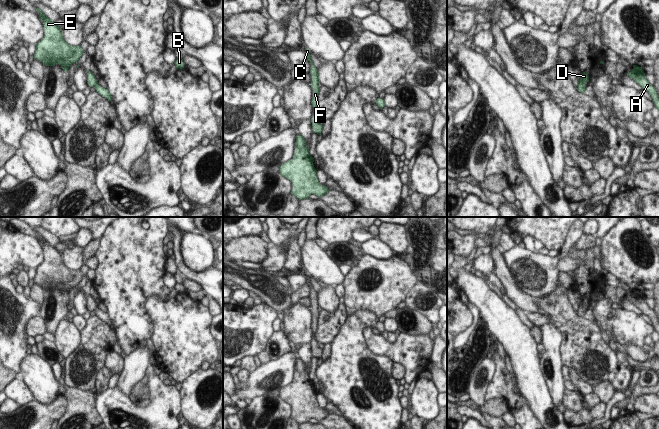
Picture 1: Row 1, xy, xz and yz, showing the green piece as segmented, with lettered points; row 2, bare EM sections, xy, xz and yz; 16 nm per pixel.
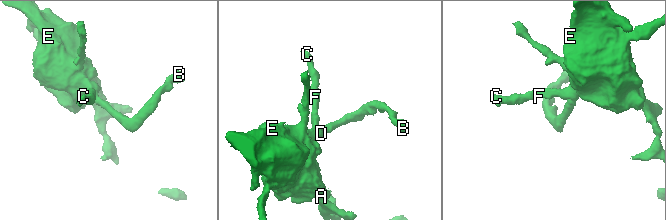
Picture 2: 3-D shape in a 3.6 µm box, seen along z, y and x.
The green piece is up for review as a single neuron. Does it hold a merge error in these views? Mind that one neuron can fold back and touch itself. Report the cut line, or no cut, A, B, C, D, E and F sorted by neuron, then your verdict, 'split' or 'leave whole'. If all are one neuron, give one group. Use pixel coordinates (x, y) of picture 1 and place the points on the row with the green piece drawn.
no cut; A B C D E F; leave whole

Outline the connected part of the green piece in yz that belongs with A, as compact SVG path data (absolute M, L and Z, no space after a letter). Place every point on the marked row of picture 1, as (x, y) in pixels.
M633 65L633 69L629 73L626 73L626 75L633 79L642 87L642 89L644 89L651 95L653 103L655 104L655 109L659 111L659 99L657 92L654 86L652 86L645 77L643 69L637 65Z

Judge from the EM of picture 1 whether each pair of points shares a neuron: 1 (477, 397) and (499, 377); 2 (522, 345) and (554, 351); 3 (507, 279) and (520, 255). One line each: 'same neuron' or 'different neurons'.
1: different neurons
2: different neurons
3: different neurons

